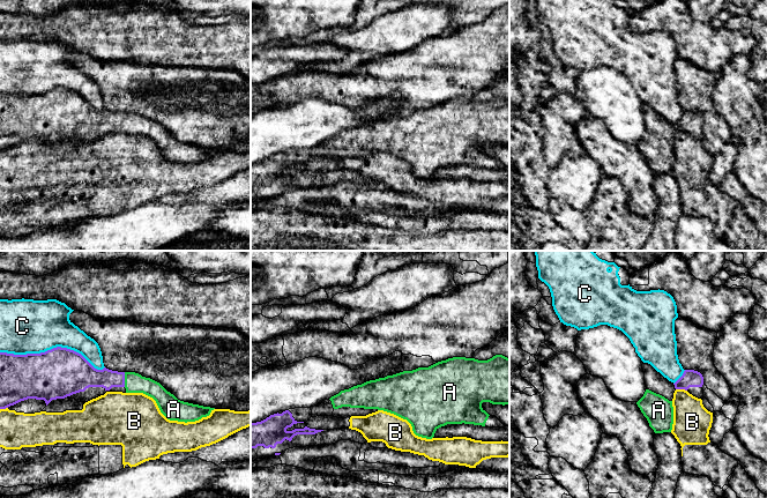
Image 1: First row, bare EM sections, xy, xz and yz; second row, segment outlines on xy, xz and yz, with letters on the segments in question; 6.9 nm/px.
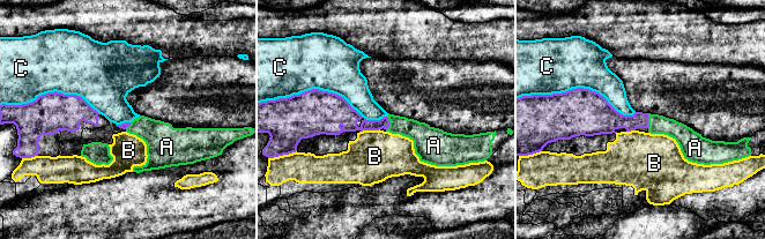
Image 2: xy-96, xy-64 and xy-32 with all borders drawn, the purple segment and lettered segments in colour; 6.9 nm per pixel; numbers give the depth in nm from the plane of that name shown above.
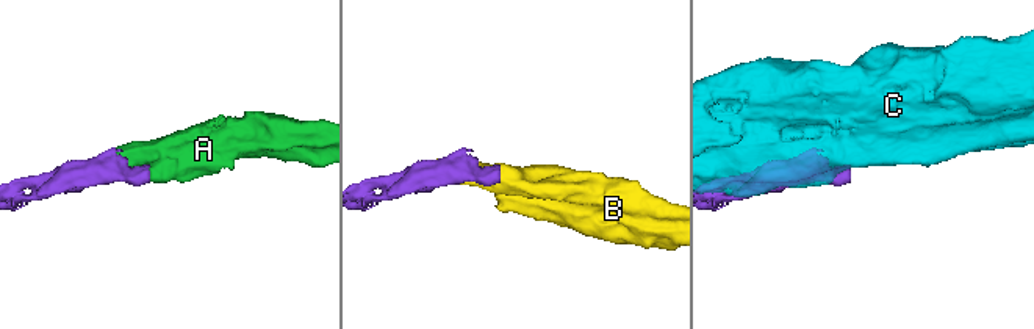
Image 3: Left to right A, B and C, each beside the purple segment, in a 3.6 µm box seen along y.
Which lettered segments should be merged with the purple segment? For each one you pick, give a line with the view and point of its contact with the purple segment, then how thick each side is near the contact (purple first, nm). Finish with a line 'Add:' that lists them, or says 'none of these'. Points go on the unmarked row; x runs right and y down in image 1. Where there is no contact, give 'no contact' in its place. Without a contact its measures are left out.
A: meets purple in xy at (124, 120); 150 nm thick on the purple side, 140 nm on the other
Add: A

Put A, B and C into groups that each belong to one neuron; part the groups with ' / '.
A / B / C

